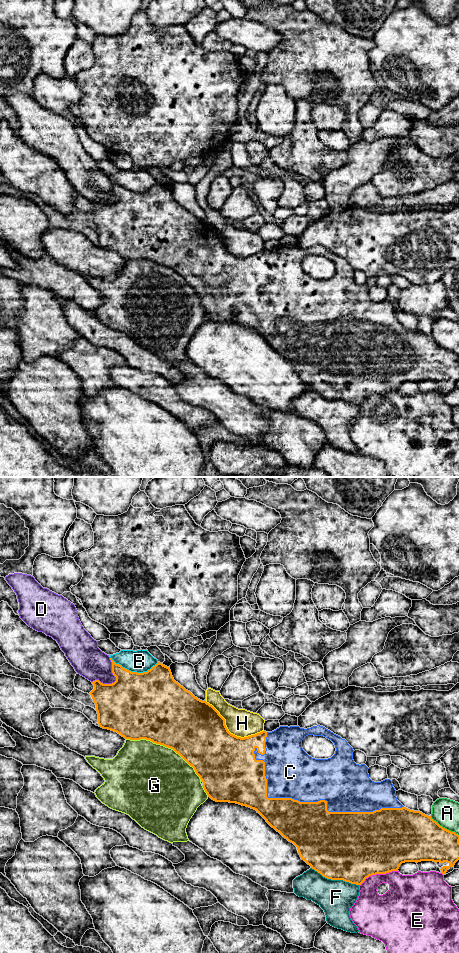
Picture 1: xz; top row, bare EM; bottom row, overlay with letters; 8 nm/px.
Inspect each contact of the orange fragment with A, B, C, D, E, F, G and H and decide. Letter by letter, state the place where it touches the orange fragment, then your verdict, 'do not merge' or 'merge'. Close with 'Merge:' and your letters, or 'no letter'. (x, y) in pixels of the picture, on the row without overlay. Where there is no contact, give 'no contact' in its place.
A: meets orange in xz at (444, 348); do not merge
B: meets orange in xz at (133, 192); do not merge
C: meets orange in xz at (312, 322); merge
D: meets orange in xz at (116, 199); do not merge
E: meets orange in xz at (378, 393); do not merge
F: meets orange in xz at (335, 399); do not merge
G: meets orange in xz at (165, 266); do not merge
H: meets orange in xz at (229, 252); do not merge
Merge: C

